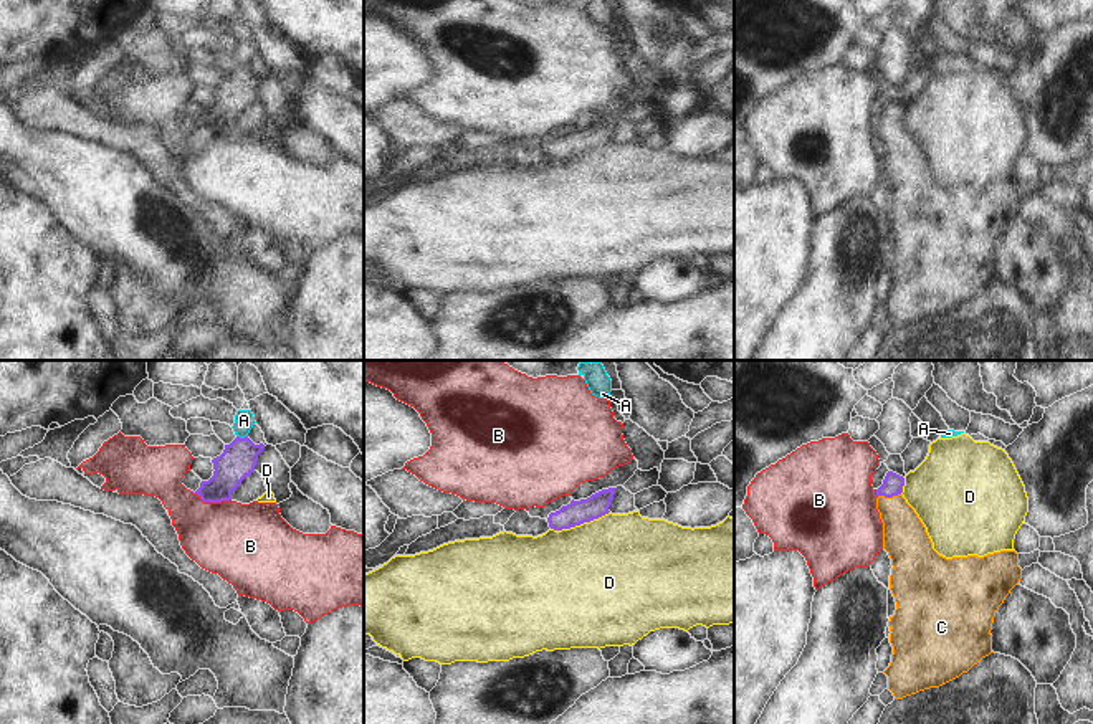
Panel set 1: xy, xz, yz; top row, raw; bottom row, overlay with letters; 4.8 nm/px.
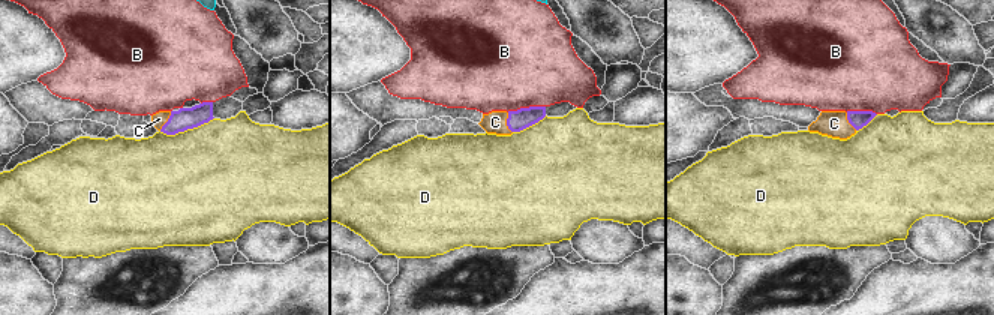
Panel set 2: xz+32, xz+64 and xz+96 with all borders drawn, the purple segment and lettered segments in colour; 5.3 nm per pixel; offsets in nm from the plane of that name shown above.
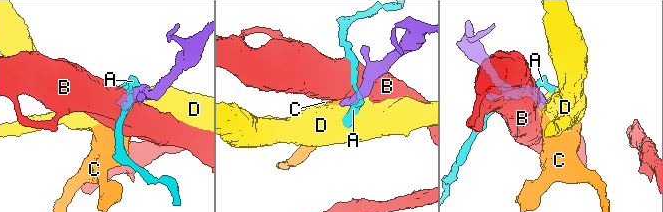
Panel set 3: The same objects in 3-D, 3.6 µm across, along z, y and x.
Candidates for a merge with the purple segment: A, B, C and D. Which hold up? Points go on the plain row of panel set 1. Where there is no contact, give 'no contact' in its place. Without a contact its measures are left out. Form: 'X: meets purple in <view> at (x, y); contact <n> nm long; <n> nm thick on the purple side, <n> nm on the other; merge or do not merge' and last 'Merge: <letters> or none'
A: meets purple in xy at (242, 68); contact 60 nm long; 170 nm thick on the purple side, 100 nm on the other; do not merge
B: meets purple in xy at (210, 131); contact 200 nm long; 170 nm thick on the purple side, 380 nm on the other; do not merge
C: meets purple in yz at (888, 126); contact 110 nm long; 100 nm thick on the purple side, 220 nm on the other; merge
D: meets purple in xz at (579, 154); contact 300 nm long; 120 nm thick on the purple side, 500 nm on the other; do not merge
Merge: C

